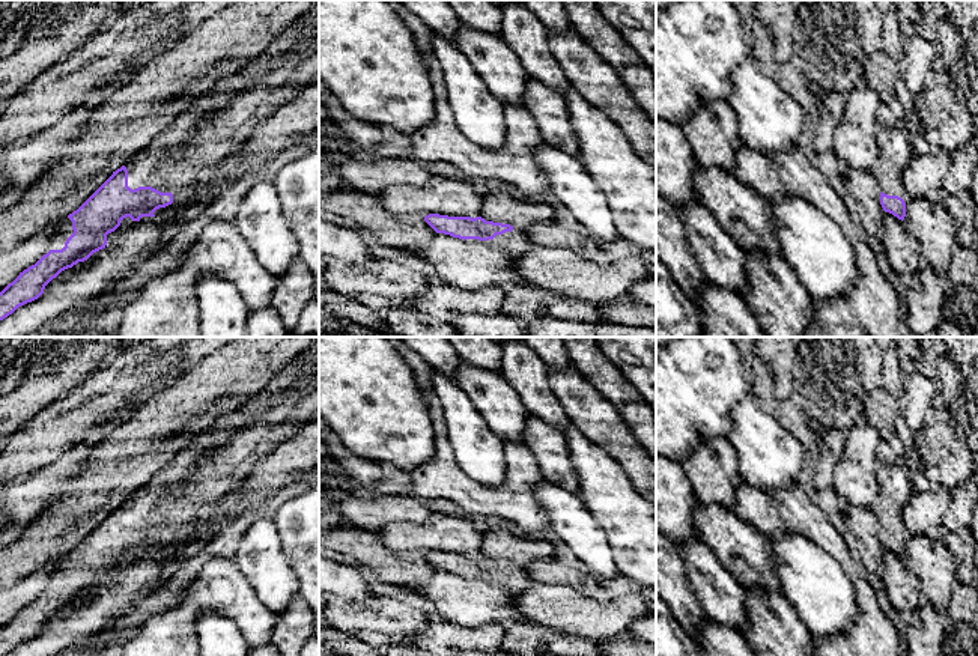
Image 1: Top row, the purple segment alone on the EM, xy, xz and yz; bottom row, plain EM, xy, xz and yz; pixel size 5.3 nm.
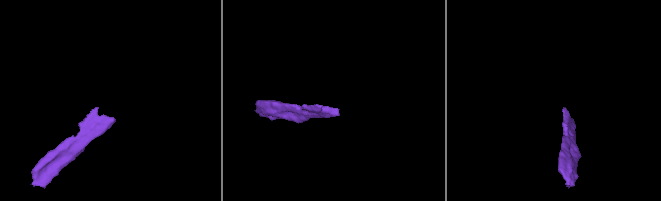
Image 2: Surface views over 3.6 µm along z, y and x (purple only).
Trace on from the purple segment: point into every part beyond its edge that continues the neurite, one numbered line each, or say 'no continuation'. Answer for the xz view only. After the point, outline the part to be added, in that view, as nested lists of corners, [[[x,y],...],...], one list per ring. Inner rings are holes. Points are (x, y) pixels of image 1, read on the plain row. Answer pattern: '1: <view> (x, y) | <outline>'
1: xz (515, 580) | [[[513,564],[512,569],[497,572],[494,576],[489,576],[489,578],[478,578],[478,576],[465,576],[465,578],[466,579],[484,579],[487,582],[495,582],[513,593],[519,593],[524,588],[528,588],[537,584],[527,575],[525,567],[519,564]]]

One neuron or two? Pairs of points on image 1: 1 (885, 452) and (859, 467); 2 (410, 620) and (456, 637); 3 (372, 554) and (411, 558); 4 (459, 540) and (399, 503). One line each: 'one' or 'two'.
1: two
2: two
3: one
4: two

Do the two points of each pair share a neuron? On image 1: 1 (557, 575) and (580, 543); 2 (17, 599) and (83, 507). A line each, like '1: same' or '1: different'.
1: different
2: different

